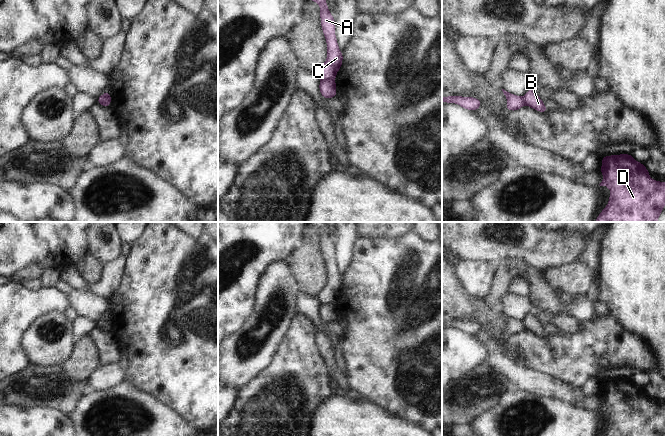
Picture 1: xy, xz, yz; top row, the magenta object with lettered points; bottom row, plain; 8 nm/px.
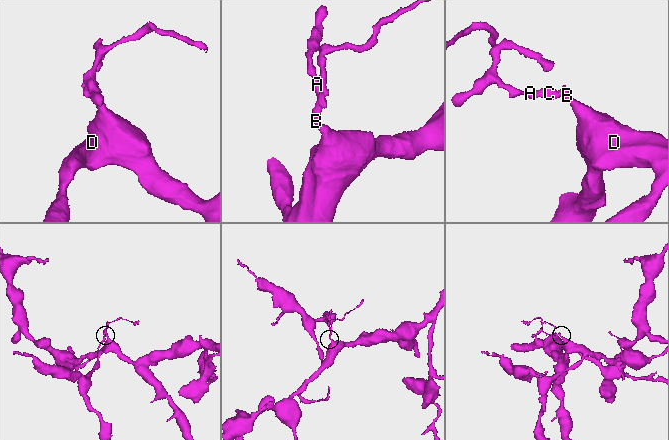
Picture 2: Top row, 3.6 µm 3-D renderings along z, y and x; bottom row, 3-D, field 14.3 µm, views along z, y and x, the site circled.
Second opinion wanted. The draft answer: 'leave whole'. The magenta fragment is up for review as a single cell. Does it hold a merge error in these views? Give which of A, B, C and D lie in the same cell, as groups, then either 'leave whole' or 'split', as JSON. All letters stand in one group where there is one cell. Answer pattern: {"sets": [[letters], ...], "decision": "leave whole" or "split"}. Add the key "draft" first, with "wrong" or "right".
{"draft": "wrong", "sets": [["A", "C"], ["B", "D"]], "decision": "split"}

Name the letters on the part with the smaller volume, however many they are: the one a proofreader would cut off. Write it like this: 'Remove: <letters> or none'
Remove: A, C

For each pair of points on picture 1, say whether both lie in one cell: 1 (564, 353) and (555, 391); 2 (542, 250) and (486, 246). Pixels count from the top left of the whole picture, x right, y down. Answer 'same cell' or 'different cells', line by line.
1: different cells
2: same cell

